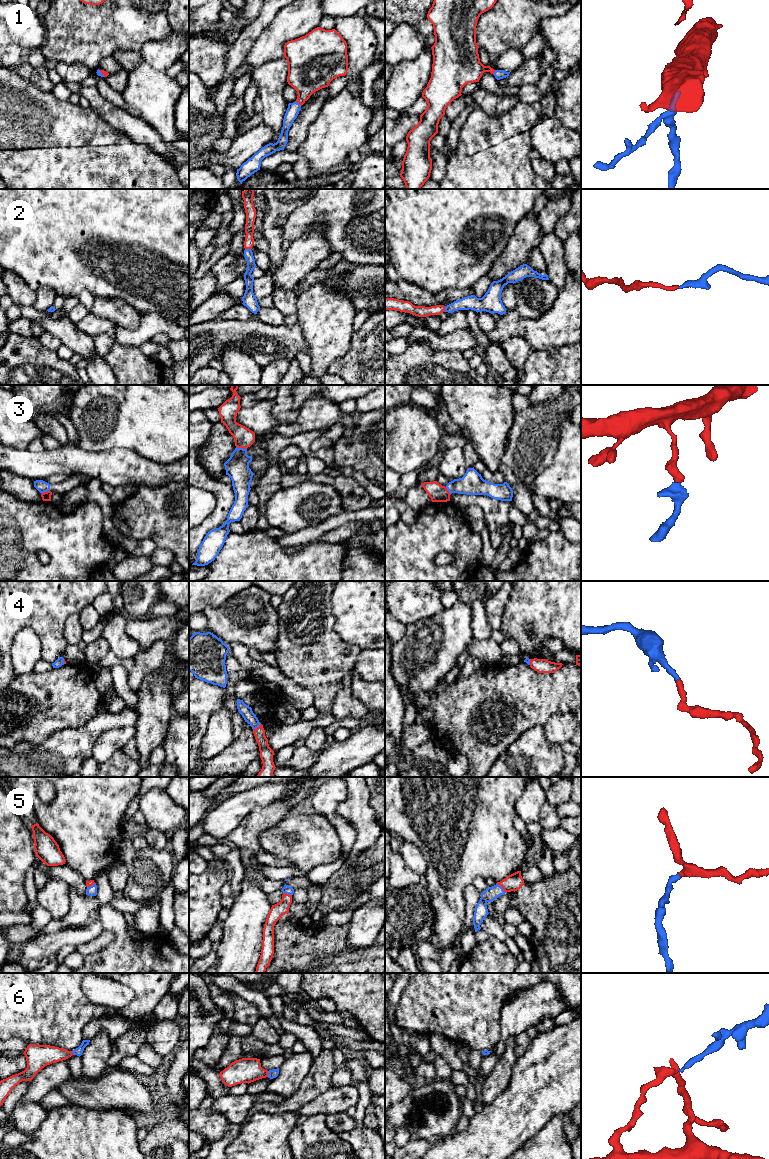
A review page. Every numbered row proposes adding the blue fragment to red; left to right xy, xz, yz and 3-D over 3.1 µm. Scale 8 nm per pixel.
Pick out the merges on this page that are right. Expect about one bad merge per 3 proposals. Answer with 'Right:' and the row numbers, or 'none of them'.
Right: 1, 2, 4, 5, 6

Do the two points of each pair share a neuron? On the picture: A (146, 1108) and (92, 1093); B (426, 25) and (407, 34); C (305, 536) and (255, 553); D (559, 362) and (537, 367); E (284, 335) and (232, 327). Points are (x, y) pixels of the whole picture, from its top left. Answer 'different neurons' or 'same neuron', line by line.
A: same neuron
B: different neurons
C: different neurons
D: same neuron
E: same neuron

